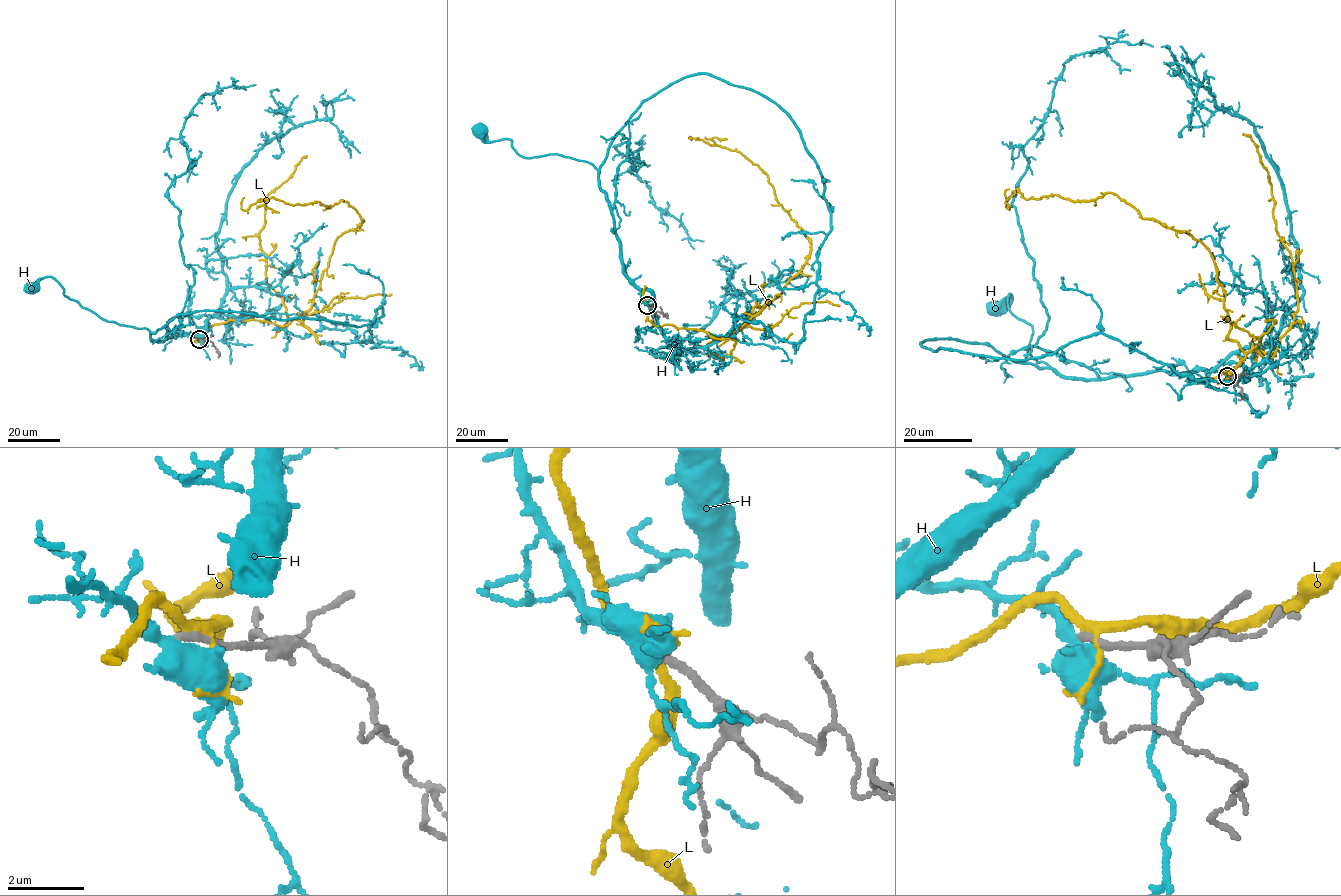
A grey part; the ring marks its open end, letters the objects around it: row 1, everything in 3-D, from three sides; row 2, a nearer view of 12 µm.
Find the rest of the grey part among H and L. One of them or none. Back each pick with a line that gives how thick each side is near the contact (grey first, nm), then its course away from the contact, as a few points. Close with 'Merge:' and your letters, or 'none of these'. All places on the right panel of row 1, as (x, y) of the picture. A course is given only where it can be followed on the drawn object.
H: 220/500 nm | via (1228, 376), (1213, 370), (1059, 376), (1029, 353), (1032, 326), (1010, 312), (1010, 293), (998, 309)
Merge: H

